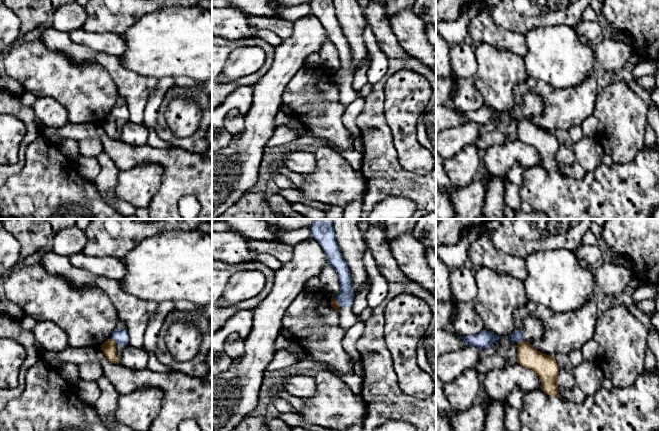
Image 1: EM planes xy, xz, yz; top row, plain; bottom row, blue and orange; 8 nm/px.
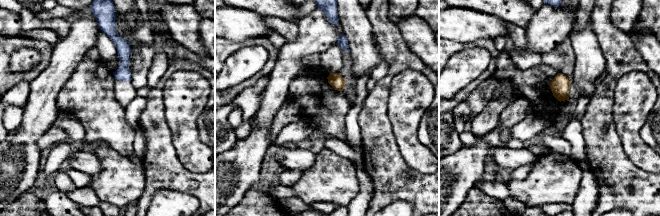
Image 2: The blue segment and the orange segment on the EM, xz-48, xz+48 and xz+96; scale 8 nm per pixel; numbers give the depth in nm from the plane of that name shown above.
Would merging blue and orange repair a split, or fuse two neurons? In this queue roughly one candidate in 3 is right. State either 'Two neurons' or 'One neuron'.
Two neurons

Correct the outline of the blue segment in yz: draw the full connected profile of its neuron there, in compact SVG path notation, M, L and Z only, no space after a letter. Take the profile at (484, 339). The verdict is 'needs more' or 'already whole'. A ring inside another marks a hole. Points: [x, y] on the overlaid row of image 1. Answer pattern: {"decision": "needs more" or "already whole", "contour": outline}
{"decision": "already whole", "contour": "M483 329L480 333L468 336L460 336L460 338L468 345L476 346L480 349L486 349L492 345L493 342L497 341L500 337L497 334L491 333Z"}

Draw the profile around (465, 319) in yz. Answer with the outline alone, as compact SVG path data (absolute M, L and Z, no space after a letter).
M472 302L454 304L451 322L455 333L459 336L478 334L484 329L483 322Z

